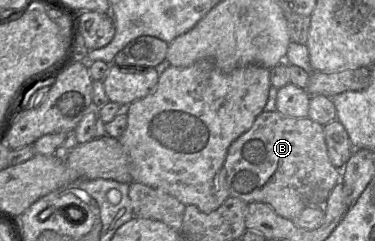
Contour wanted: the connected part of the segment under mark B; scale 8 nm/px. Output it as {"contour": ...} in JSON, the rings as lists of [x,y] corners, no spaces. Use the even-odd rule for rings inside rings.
{"contour":[[[263,111],[252,126],[234,140],[225,157],[229,195],[245,203],[268,204],[281,217],[294,220],[307,207],[323,207],[334,186],[341,182],[341,170],[332,165],[324,137],[324,126],[308,117],[286,116],[279,111]]]}

